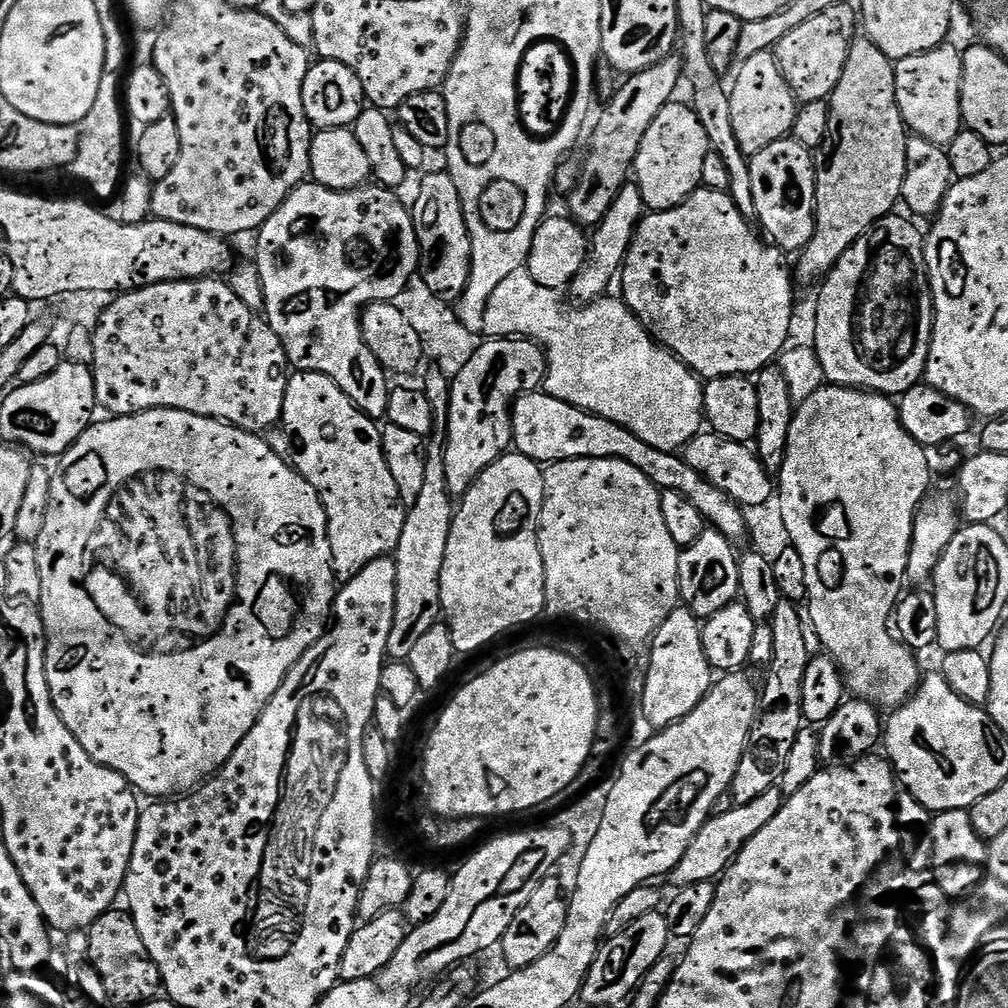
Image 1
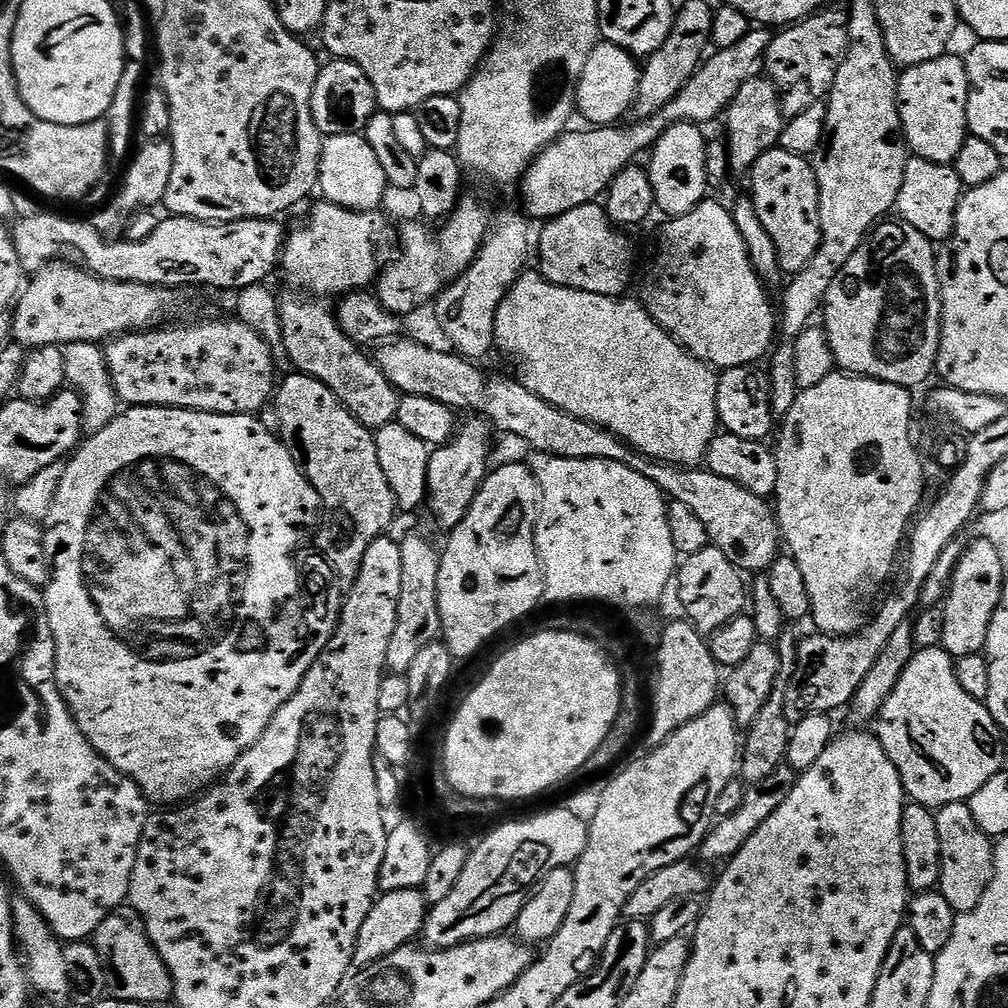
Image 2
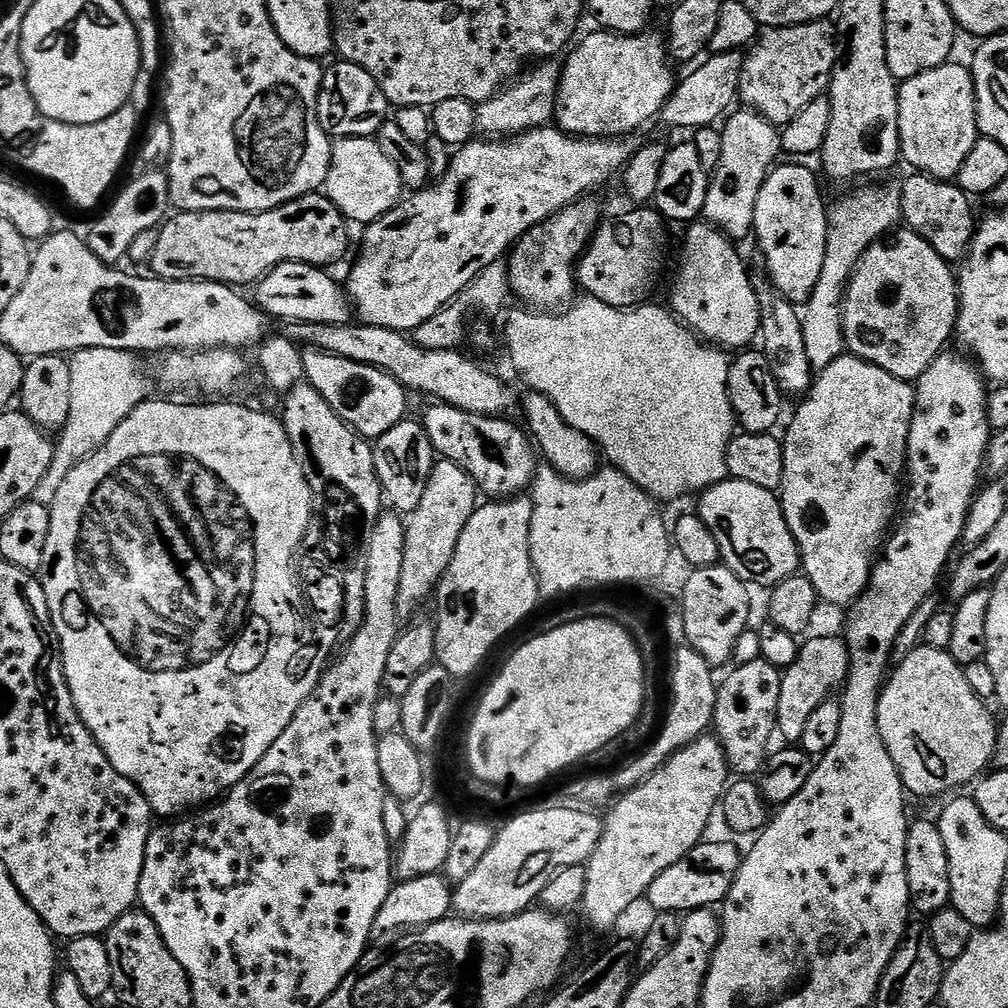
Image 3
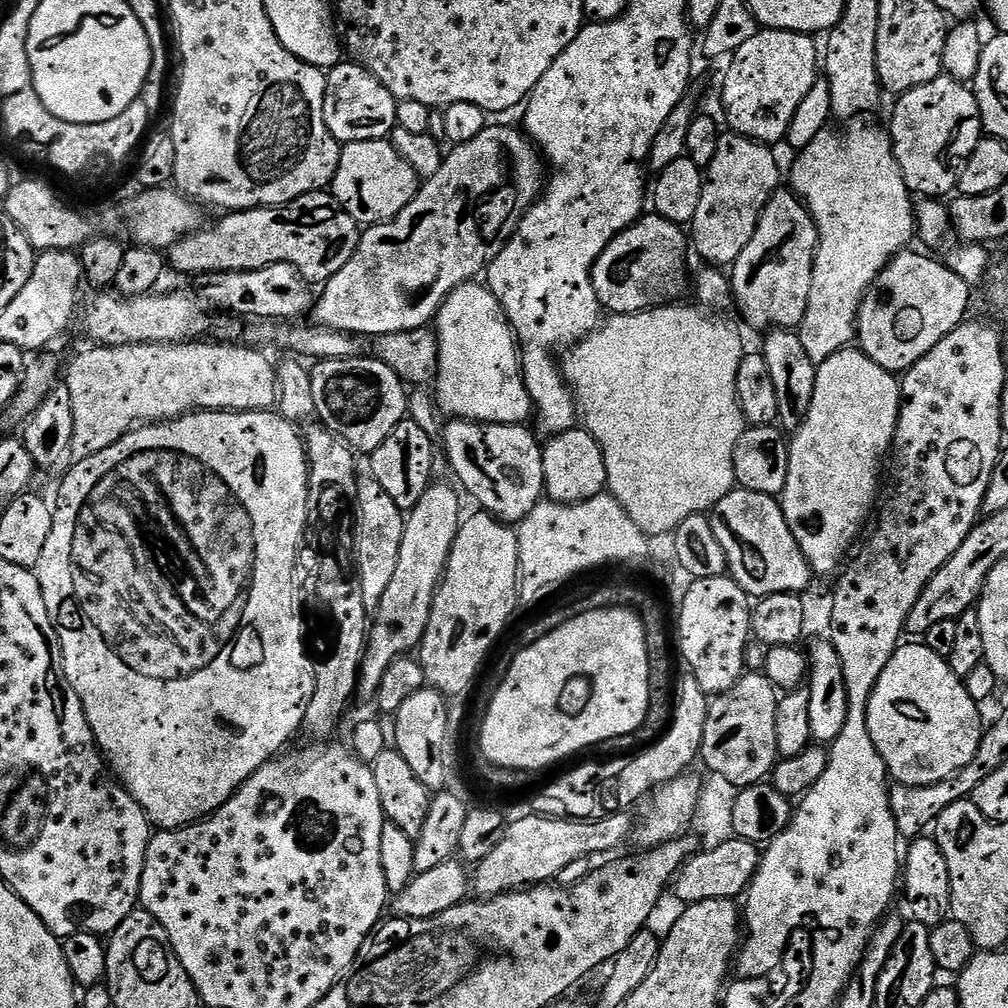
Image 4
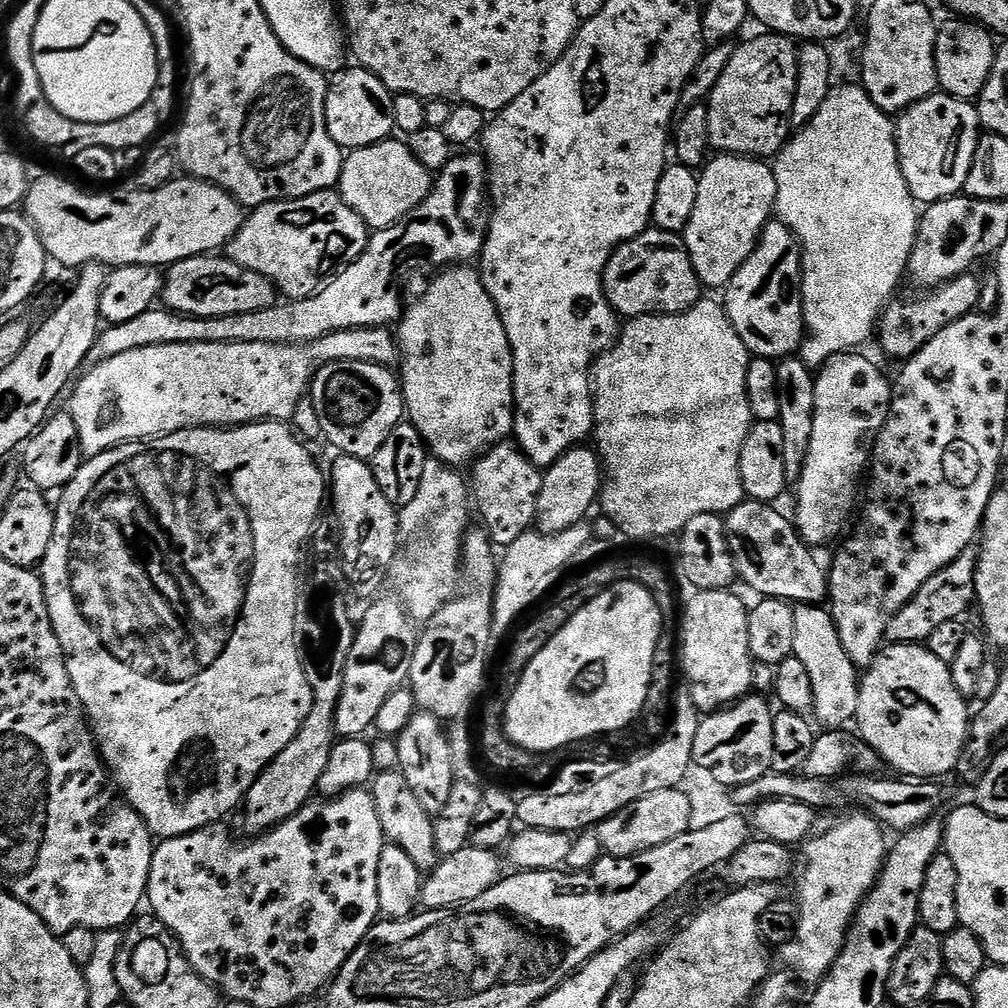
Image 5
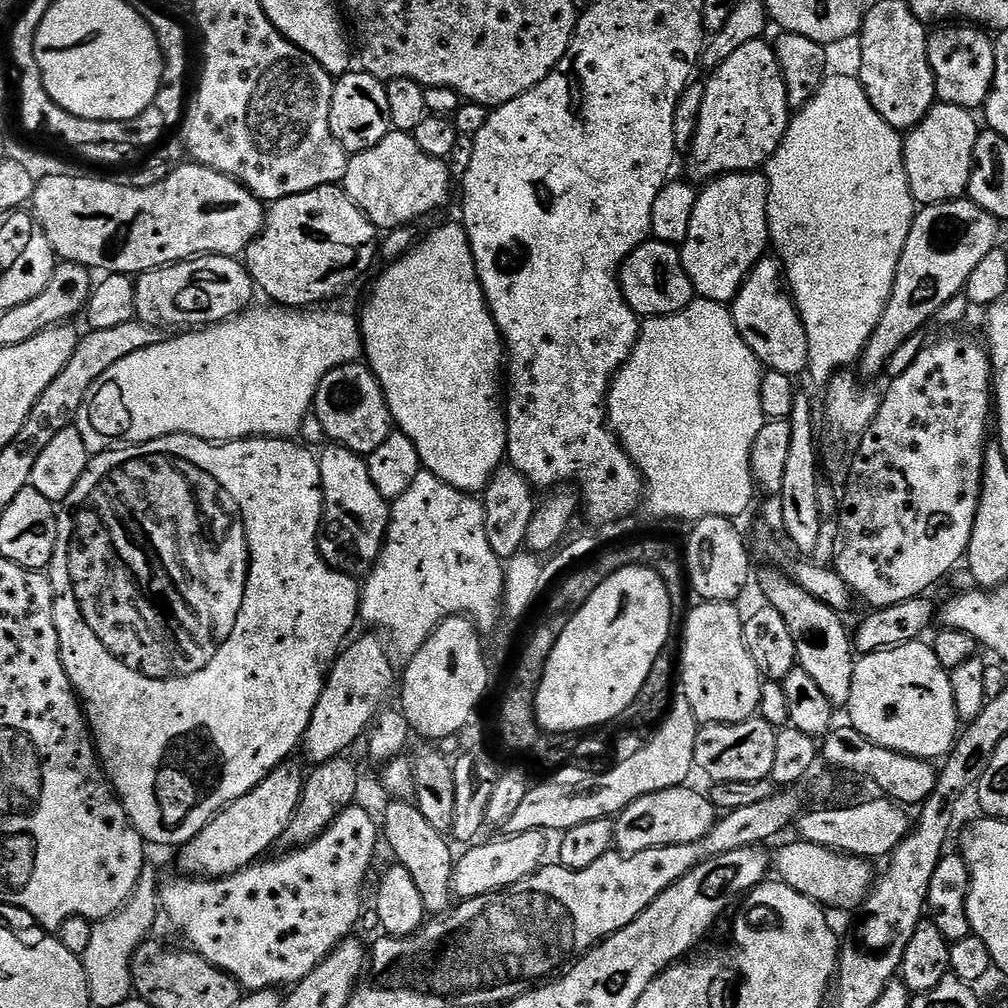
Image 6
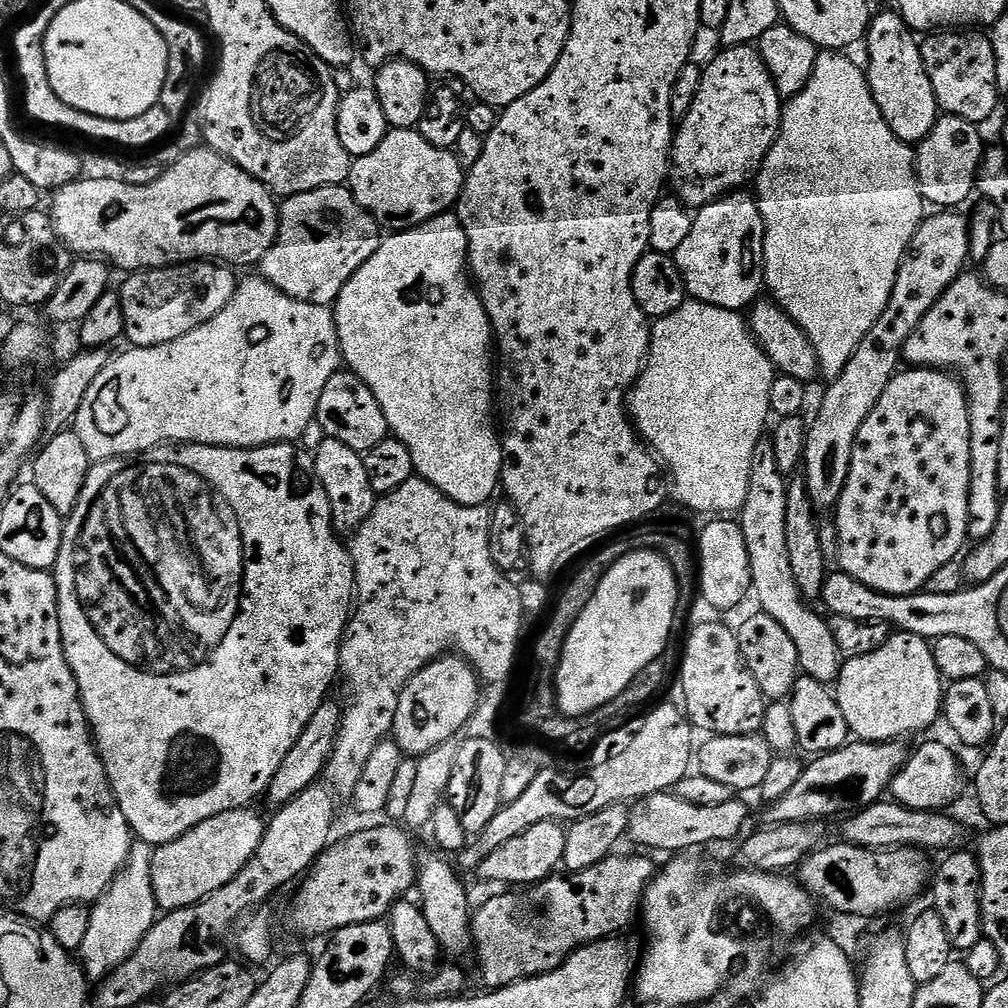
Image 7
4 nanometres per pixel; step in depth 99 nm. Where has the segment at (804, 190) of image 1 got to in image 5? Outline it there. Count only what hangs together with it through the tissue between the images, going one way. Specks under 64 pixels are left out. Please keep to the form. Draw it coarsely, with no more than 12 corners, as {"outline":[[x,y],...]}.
{"outline":[[769,220],[723,289],[753,357],[804,342],[798,238]]}

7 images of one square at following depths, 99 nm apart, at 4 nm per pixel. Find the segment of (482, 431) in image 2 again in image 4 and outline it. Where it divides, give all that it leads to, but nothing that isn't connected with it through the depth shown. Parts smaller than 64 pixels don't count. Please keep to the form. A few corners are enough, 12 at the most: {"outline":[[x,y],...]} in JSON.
{"outline":[[448,485],[407,515],[369,625],[359,699],[419,647],[461,523]]}

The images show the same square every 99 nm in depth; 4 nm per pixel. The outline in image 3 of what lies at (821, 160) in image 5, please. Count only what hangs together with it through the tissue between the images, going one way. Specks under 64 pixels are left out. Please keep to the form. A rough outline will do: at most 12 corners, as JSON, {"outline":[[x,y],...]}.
{"outline":[[893,188],[831,205],[822,278],[802,308],[806,358],[845,355],[840,306],[856,263],[901,223]]}

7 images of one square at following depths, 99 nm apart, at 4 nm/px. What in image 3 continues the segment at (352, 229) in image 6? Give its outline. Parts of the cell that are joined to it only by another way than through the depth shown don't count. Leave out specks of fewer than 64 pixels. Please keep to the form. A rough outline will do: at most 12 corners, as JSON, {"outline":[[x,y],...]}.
{"outline":[[324,194],[265,212],[177,211],[162,280],[252,286],[329,266],[349,221]]}

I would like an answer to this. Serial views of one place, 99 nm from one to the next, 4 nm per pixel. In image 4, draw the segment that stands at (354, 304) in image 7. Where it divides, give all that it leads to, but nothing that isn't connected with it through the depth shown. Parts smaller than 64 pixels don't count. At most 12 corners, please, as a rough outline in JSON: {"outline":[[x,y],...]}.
{"outline":[[483,283],[434,321],[436,404],[452,420],[534,416],[512,323]]}

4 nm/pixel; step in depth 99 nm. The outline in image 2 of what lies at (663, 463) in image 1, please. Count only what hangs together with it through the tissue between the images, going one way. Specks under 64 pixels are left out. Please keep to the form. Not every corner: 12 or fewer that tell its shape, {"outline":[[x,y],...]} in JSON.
{"outline":[[412,339],[374,359],[397,393],[487,420],[529,449],[638,470],[690,506],[741,573],[781,551],[769,501],[643,456],[519,379]]}

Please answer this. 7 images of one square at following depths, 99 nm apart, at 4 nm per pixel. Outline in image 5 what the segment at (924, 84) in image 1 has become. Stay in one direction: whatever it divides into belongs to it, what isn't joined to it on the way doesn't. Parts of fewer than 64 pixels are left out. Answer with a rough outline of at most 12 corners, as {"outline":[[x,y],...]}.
{"outline":[[937,91],[899,113],[917,205],[961,195],[982,135],[977,105]]}

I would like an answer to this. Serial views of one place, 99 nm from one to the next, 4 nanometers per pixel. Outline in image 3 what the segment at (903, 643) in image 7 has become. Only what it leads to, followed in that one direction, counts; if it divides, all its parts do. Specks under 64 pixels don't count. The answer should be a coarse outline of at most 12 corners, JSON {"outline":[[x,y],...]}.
{"outline":[[917,646],[878,730],[911,795],[989,771],[998,724],[945,649]]}

